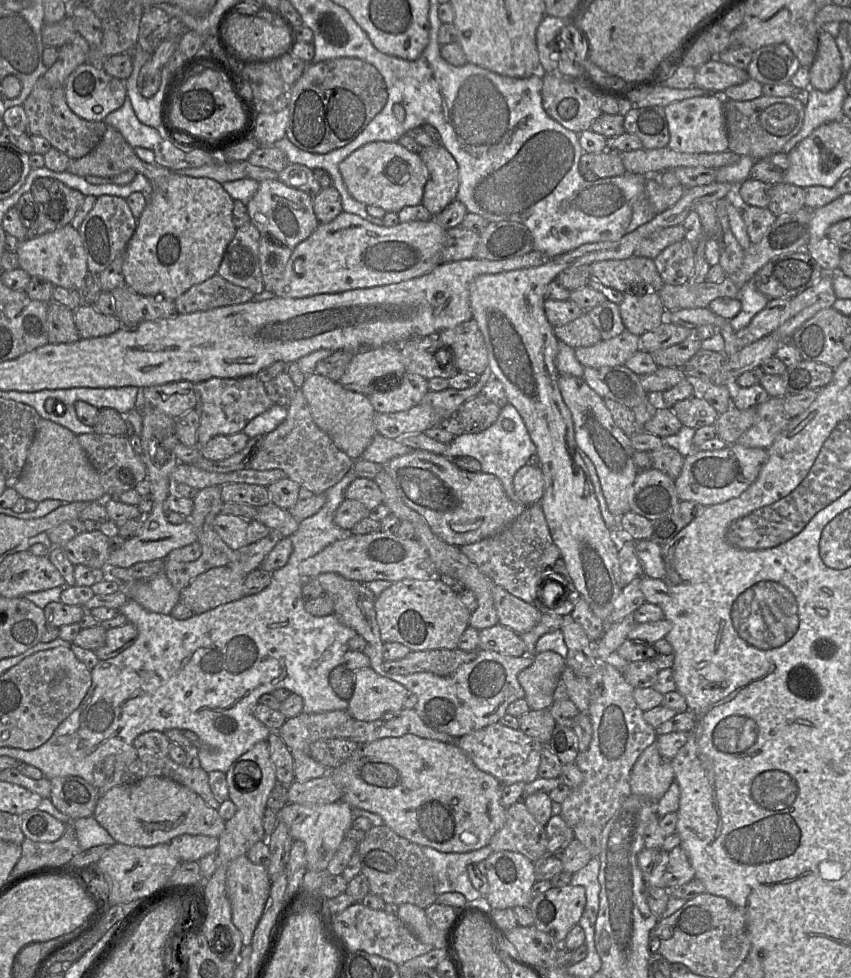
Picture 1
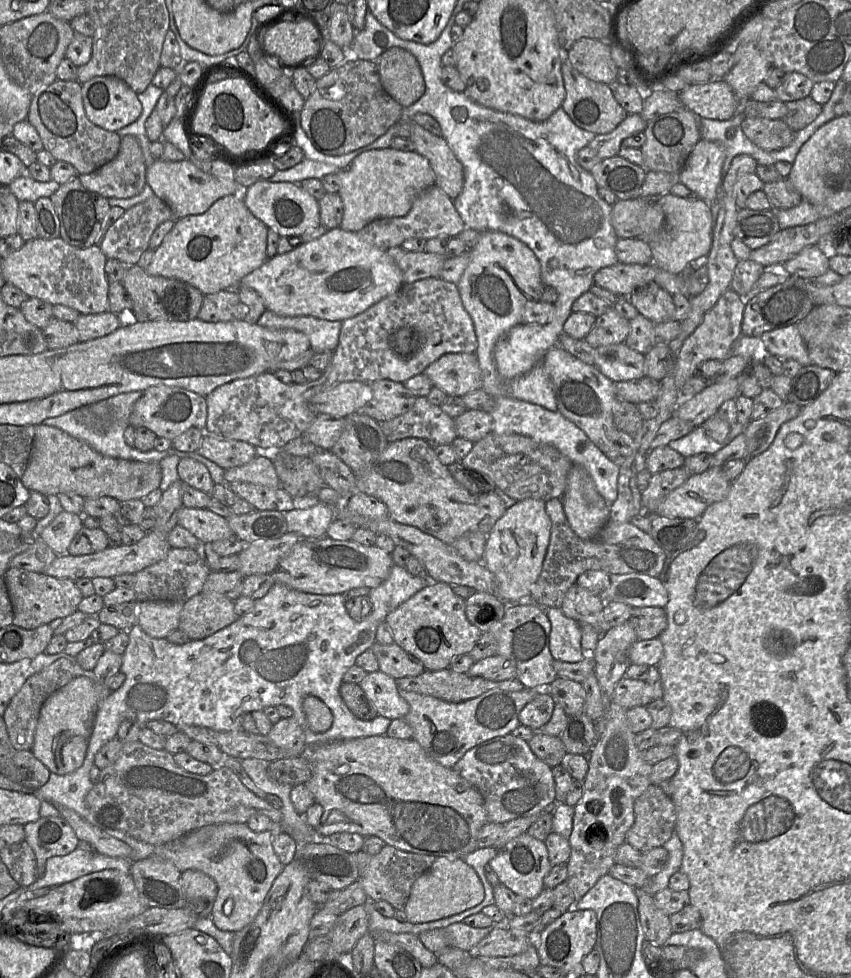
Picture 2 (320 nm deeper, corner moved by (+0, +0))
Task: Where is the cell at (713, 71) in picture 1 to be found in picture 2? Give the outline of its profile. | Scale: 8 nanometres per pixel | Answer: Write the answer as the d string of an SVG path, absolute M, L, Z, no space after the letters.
M724 79L688 85L678 93L682 104L702 118L730 120L739 107L739 98Z

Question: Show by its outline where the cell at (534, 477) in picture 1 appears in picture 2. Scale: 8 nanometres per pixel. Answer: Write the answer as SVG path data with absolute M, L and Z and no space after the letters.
M525 499L506 508L487 534L482 562L496 577L497 595L506 604L530 602L530 588L542 570L550 533L551 522L545 502Z

